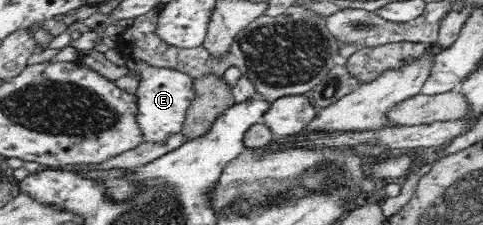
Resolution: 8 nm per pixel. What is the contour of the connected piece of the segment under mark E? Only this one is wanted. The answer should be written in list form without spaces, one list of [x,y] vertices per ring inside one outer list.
[[[126,59],[126,67],[135,73],[141,73],[136,94],[138,96],[139,124],[145,133],[146,141],[163,143],[167,135],[179,133],[184,124],[185,111],[191,105],[191,99],[195,97],[193,78],[186,73],[167,68],[158,68],[149,65],[146,61],[139,59],[133,61]]]

